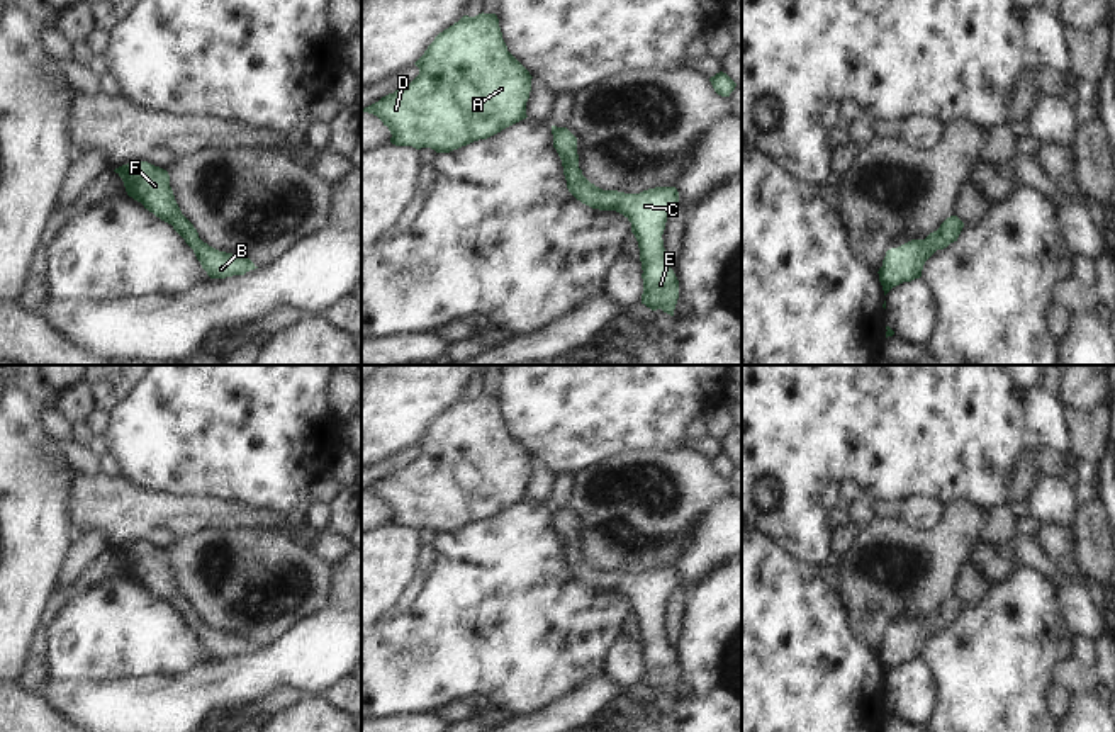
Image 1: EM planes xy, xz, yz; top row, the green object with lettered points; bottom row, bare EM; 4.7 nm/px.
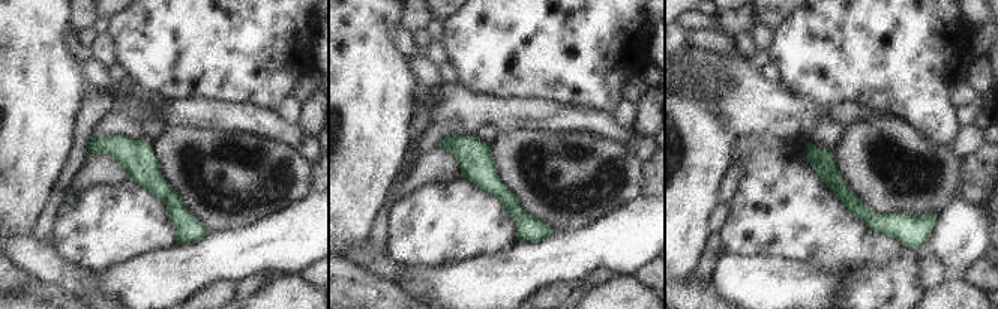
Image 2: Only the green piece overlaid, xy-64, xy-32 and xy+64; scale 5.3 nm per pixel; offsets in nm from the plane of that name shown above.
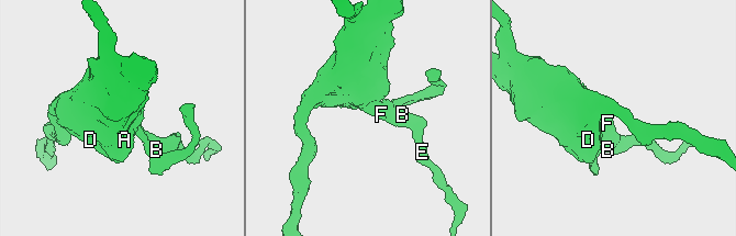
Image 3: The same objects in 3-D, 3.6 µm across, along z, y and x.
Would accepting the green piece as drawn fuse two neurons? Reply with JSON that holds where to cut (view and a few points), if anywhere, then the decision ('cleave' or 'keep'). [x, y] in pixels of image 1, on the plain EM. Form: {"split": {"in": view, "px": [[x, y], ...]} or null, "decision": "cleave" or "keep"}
{"split": null, "decision": "keep"}

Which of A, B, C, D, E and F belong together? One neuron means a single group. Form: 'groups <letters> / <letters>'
groups A B C D E F

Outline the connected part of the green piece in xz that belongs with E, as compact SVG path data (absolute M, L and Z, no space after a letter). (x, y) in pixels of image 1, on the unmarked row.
M552 506L569 572L582 584L599 591L616 591L631 603L640 628L643 674L642 684L674 696L679 679L679 661L669 647L664 628L664 610L669 594L679 586L675 567L655 567L640 574L602 571L591 564L579 549L577 518L567 508Z

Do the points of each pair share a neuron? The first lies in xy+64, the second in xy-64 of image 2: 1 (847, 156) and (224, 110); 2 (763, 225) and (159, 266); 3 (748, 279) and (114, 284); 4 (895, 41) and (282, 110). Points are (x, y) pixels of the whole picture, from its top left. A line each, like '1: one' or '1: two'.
1: two
2: two
3: one
4: two

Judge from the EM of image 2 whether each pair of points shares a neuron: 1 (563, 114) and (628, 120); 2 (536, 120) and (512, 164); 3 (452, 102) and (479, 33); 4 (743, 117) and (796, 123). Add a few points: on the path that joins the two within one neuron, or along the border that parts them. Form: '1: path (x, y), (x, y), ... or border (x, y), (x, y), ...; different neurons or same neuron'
1: border (611, 114), (632, 128); different neurons
2: border (566, 129), (512, 129), (498, 134); different neurons
3: border (455, 80), (479, 95), (492, 96); different neurons
4: path (757, 117), (782, 117); same neuron

